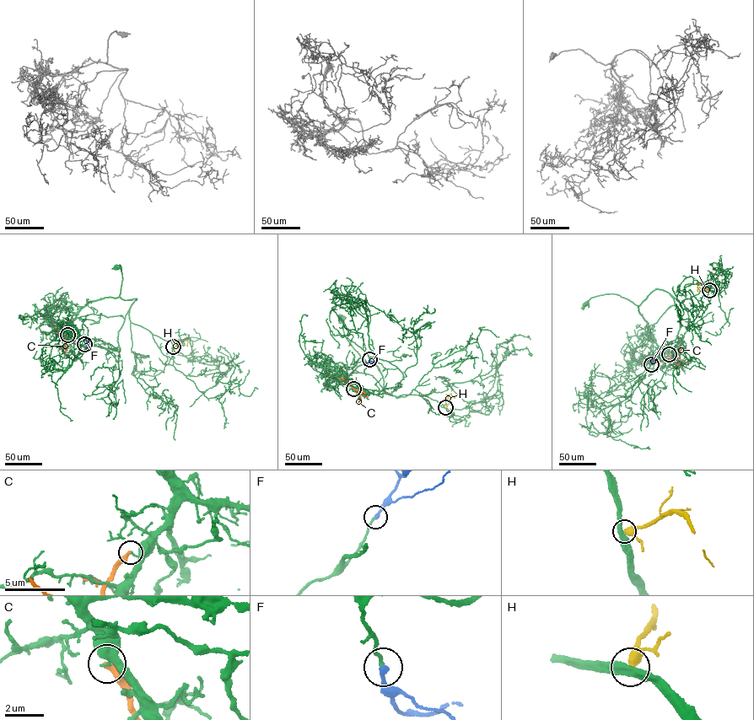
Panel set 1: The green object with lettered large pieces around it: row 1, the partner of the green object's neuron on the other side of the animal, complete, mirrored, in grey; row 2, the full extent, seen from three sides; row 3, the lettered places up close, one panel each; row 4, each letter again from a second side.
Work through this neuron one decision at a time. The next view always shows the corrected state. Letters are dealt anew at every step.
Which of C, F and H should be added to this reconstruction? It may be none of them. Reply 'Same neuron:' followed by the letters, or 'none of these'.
Same neuron: F

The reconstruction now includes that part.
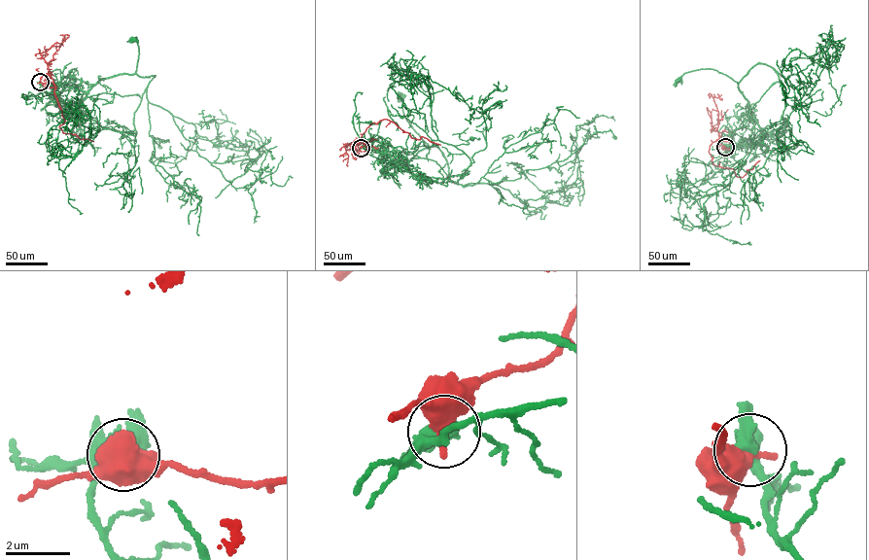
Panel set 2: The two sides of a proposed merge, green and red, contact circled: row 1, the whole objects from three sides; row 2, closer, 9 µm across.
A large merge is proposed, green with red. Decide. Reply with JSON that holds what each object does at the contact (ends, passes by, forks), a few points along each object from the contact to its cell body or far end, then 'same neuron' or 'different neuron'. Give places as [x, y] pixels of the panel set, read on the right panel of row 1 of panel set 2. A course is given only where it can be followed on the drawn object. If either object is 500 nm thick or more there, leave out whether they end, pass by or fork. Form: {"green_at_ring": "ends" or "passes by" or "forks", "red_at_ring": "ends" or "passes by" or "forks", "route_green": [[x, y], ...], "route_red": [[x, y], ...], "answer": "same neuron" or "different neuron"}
{"route_green": [[726, 147], [727, 153], [734, 131], [753, 119], [737, 82], [714, 69], [706, 68], [685, 73], [678, 80]], "route_red": [[726, 147], [715, 141], [710, 146], [712, 163], [733, 169], [737, 176], [742, 177], [760, 160]], "answer": "different neuron"}

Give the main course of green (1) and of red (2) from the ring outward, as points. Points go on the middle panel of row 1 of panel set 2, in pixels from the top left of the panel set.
1: (361, 148), (377, 148), (386, 163), (398, 167), (406, 165), (417, 152), (429, 147), (405, 118), (399, 98)
2: (361, 148), (364, 142), (361, 138), (366, 128), (385, 119), (412, 138), (419, 139), (422, 136), (440, 145)

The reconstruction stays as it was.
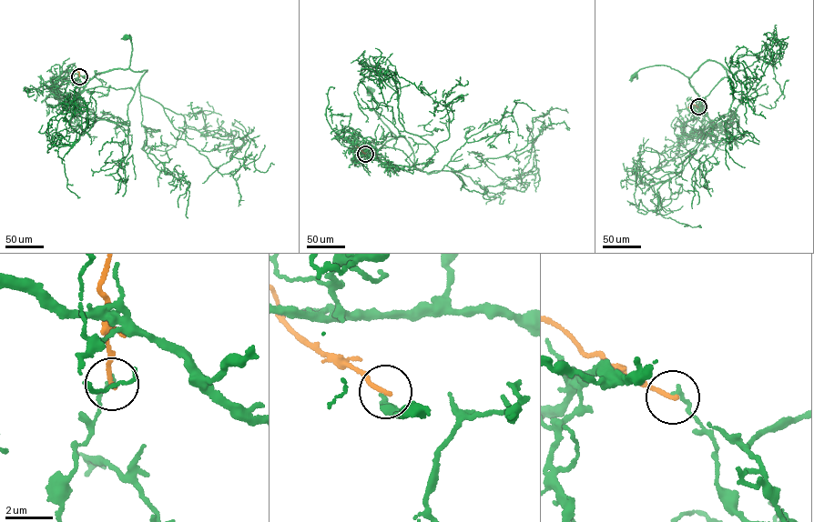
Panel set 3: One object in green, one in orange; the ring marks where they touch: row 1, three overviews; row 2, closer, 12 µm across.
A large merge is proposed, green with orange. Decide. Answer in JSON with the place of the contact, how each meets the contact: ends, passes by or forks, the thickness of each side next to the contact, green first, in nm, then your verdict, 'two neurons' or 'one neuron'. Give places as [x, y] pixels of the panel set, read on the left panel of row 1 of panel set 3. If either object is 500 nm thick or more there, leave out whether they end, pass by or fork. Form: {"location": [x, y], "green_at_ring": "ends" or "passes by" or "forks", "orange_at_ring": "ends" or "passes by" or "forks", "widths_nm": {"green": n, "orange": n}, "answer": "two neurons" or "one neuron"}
{"location": [79, 76], "green_at_ring": "ends", "orange_at_ring": "ends", "widths_nm": {"green": 160, "orange": 190}, "answer": "two neurons"}

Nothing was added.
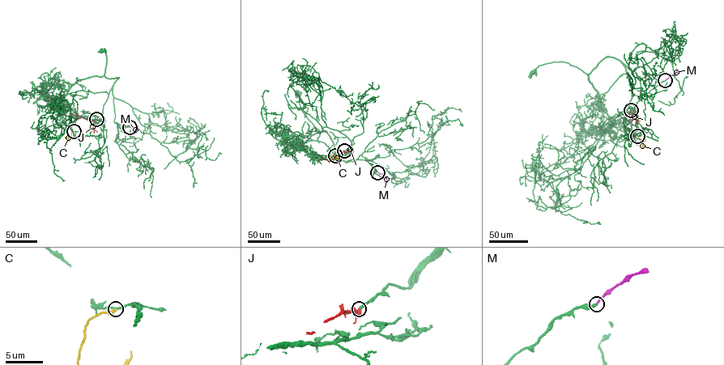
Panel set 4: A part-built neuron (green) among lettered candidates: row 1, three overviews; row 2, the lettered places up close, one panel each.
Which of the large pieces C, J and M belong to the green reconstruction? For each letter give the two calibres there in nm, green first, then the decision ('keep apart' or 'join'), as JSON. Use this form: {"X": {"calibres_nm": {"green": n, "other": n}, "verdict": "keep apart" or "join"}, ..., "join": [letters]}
{"C": {"calibres_nm": {"green": 180, "other": 360}, "verdict": "keep apart"}, "J": {"calibres_nm": {"green": 240, "other": 400}, "verdict": "join"}, "M": {"calibres_nm": {"green": 380, "other": 200}, "verdict": "join"}, "join": ["J", "M"]}

